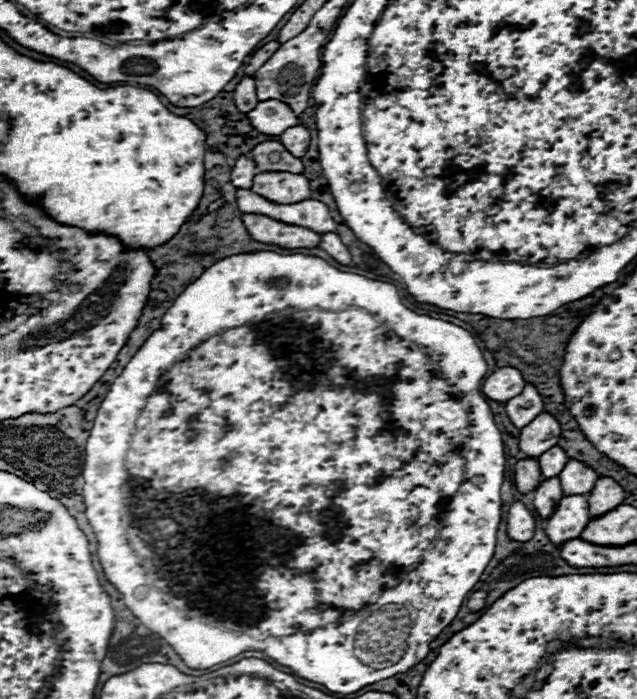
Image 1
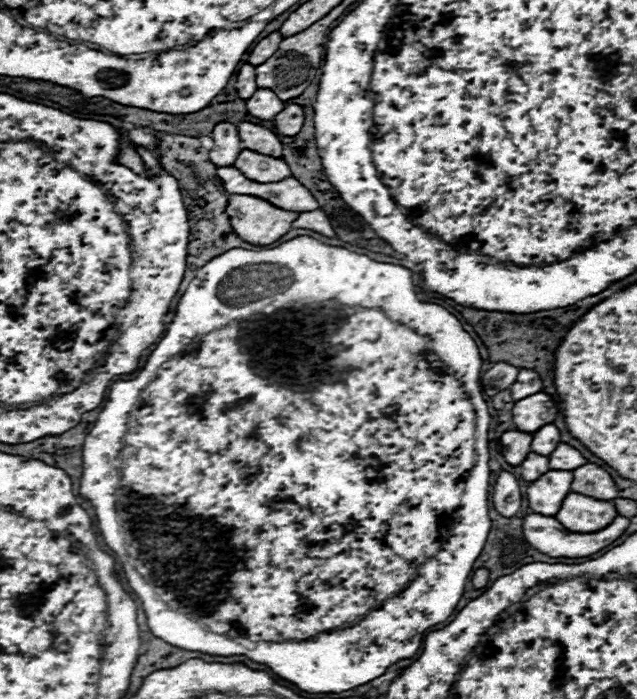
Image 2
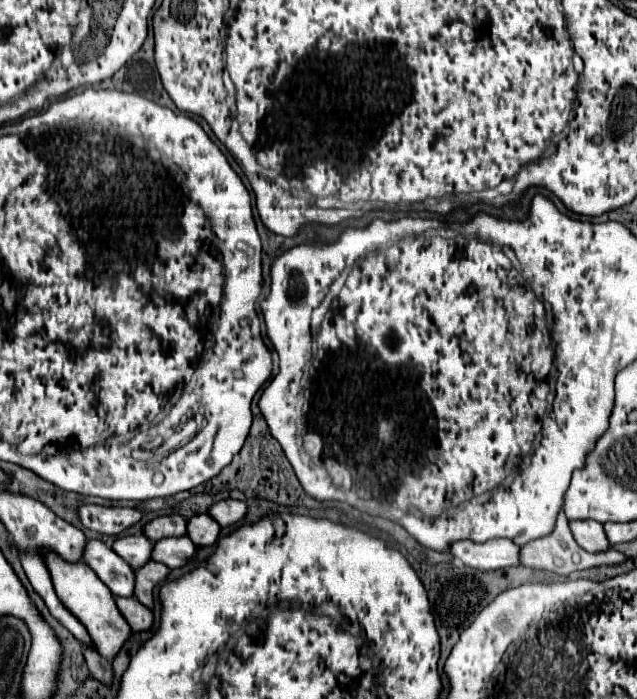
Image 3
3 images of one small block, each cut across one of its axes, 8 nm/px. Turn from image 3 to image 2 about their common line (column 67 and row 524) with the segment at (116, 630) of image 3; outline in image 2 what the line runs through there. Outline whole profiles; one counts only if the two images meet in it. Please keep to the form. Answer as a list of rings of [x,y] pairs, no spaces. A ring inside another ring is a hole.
[[[570,492],[560,510],[554,514],[554,518],[560,520],[564,528],[570,528],[572,532],[596,532],[608,526],[618,516],[612,502],[606,500],[594,500],[584,494]]]

